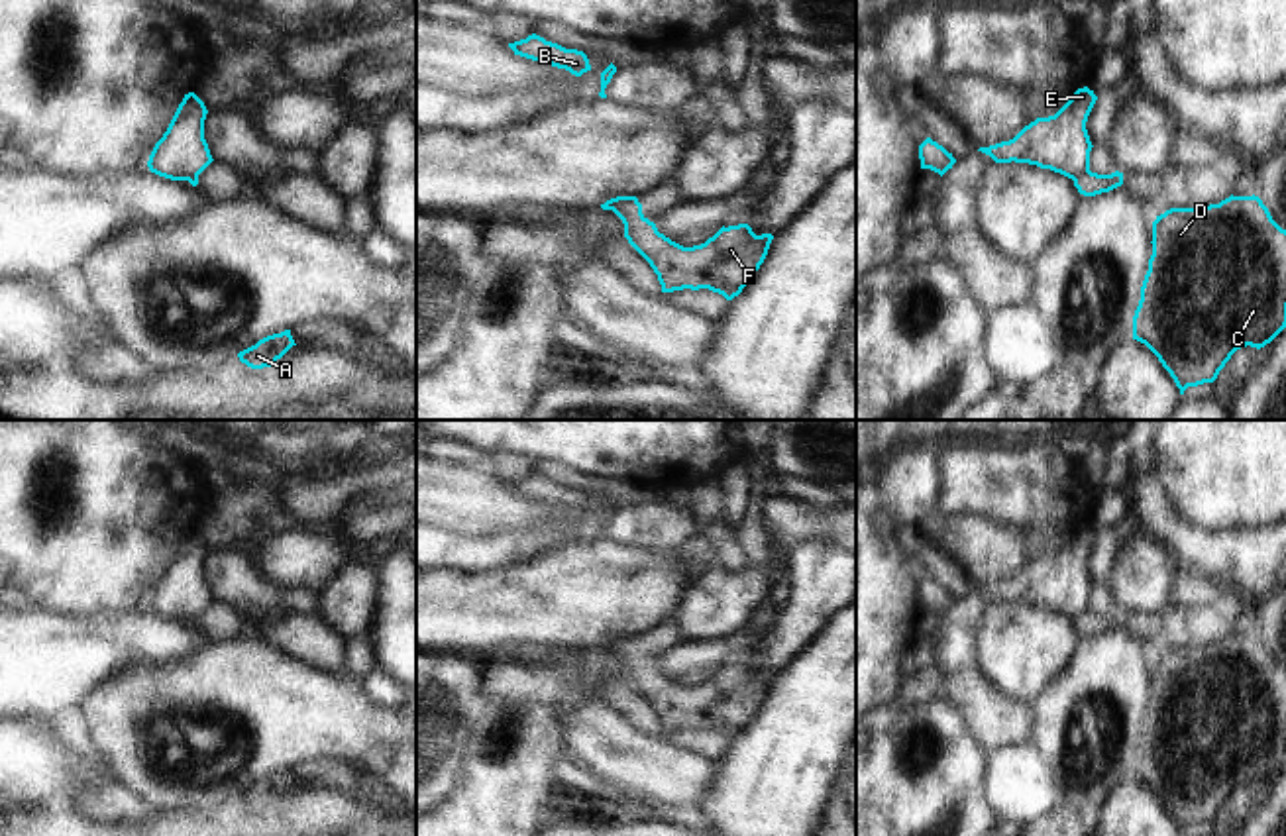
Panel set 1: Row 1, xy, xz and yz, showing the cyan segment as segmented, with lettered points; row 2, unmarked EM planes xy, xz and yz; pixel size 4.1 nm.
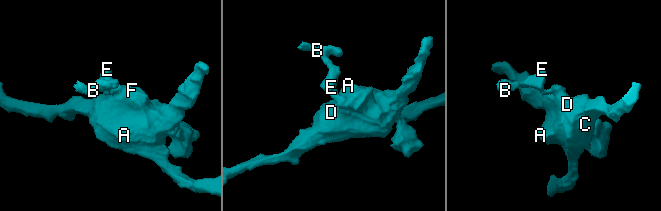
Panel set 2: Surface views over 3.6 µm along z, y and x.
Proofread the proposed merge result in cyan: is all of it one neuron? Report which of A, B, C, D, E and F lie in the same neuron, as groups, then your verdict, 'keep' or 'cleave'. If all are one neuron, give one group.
A C D F / B E | cleave

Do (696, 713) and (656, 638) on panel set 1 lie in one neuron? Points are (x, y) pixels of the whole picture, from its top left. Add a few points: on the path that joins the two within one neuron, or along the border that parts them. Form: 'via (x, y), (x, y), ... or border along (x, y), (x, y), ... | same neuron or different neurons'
via (674, 701), (646, 674), (646, 660) | same neuron

